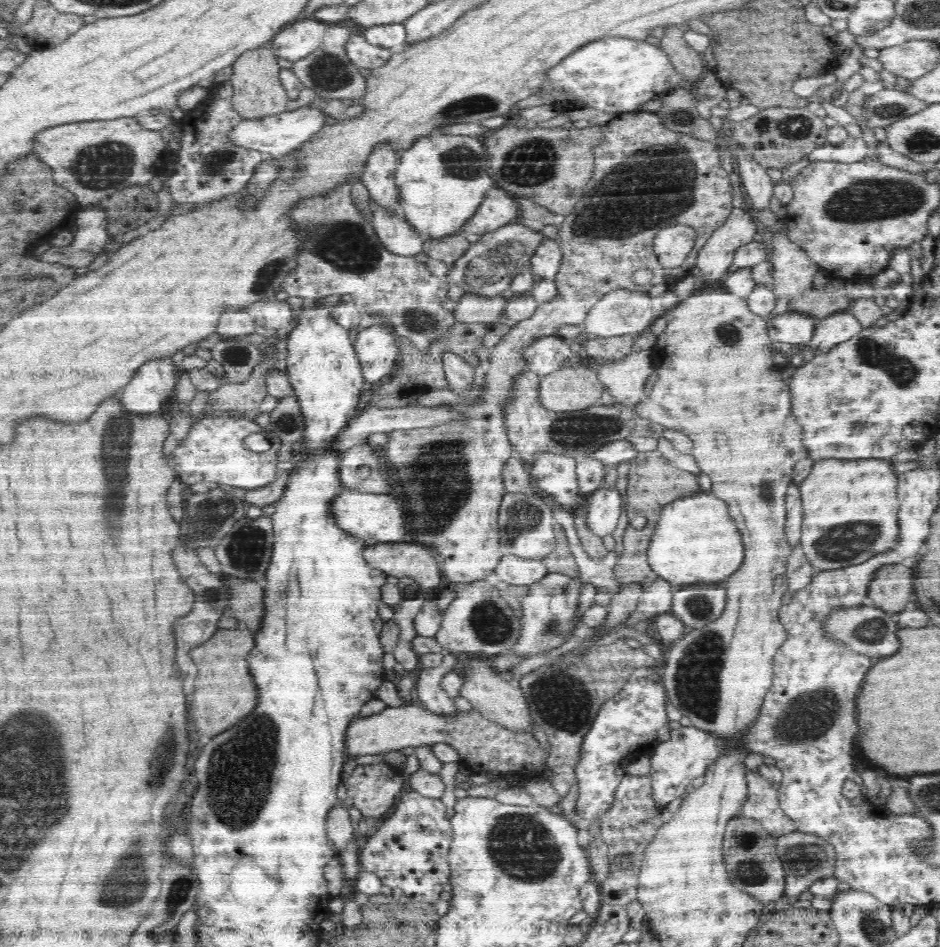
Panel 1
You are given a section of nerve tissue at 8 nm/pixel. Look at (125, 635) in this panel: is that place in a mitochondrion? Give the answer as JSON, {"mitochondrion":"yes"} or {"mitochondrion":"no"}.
{"mitochondrion":"no"}

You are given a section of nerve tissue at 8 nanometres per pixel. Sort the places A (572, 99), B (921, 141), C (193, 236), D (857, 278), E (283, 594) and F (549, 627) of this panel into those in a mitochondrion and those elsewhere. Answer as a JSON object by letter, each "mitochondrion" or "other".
{"A":"other","B":"mitochondrion","C":"other","D":"other","E":"mitochondrion","F":"mitochondrion"}

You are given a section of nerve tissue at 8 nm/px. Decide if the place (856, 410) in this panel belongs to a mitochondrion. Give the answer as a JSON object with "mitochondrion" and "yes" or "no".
{"mitochondrion":"no"}

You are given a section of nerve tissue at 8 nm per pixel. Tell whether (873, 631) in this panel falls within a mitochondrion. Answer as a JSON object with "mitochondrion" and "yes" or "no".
{"mitochondrion":"yes"}

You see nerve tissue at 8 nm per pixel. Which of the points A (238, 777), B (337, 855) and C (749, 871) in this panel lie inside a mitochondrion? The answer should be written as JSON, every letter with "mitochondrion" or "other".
{"A":"mitochondrion","B":"other","C":"mitochondrion"}

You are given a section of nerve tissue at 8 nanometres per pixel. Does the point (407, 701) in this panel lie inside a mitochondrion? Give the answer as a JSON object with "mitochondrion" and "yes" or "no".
{"mitochondrion":"no"}

